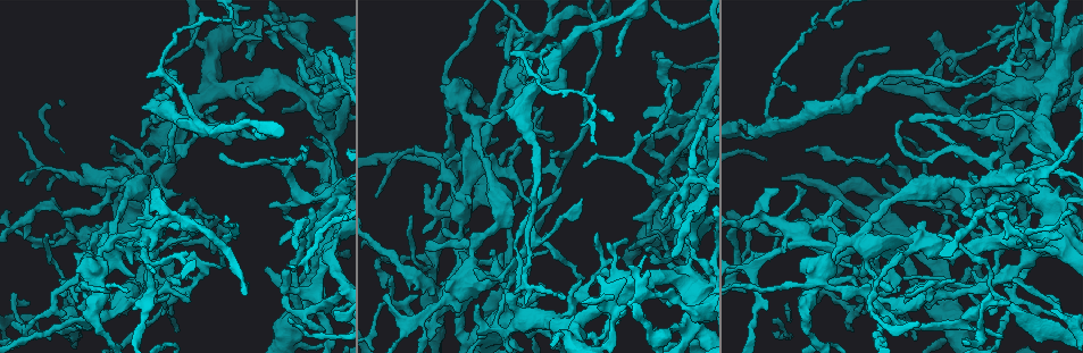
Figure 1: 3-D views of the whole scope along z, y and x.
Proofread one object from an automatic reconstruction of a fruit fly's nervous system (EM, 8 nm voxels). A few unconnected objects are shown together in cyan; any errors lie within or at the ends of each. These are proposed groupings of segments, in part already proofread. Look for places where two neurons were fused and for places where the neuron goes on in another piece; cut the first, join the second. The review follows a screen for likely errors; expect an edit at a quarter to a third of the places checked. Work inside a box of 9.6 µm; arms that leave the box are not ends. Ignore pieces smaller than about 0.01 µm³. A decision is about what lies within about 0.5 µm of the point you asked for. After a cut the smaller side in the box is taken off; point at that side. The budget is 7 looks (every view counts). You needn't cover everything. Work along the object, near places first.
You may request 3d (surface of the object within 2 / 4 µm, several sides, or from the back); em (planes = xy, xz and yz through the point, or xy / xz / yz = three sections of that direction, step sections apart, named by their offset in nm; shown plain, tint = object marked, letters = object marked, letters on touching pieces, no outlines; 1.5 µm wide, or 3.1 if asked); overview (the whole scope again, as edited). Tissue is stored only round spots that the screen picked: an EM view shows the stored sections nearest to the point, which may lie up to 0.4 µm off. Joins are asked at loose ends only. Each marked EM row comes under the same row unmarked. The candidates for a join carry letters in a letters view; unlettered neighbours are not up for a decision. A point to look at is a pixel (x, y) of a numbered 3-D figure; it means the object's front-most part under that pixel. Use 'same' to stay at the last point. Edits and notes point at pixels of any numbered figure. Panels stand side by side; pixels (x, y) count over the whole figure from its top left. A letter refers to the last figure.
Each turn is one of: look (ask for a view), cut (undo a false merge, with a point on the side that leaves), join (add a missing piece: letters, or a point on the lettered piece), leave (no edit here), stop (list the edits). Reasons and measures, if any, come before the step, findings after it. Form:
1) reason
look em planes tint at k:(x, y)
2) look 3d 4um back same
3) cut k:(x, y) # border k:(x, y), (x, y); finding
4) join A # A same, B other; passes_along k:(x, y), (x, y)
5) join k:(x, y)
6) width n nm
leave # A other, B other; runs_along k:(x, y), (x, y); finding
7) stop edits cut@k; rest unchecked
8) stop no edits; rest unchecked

an open end
look em xz step 8 tint at 1:(671, 255)

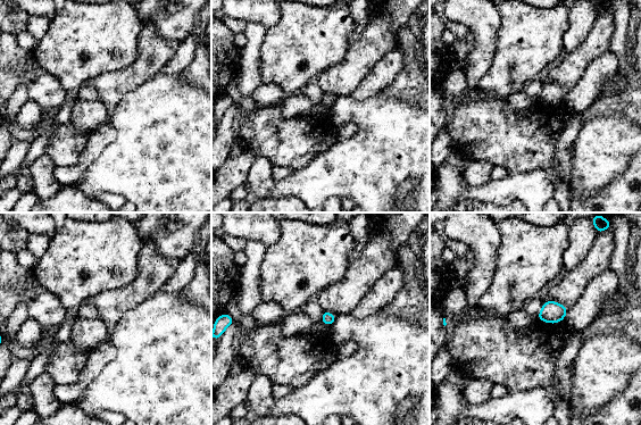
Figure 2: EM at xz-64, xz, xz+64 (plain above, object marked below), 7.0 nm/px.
cut it another way
look em planes letters same

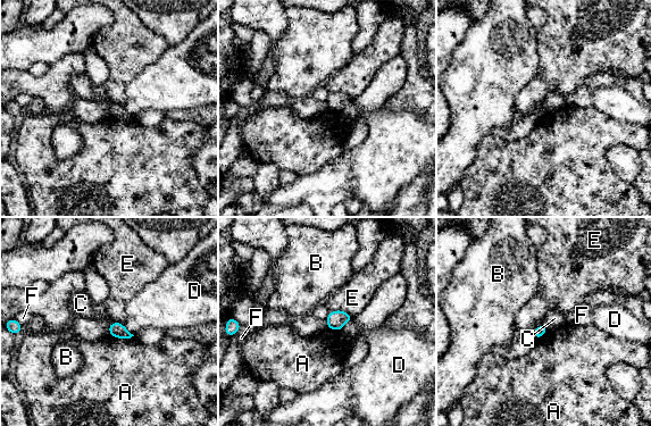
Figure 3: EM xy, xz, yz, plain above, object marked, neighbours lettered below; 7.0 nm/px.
longest_contact A 180 nm
leave # A other, B other, C other, D other, E other, F other; none of them fits

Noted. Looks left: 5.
branch stops here
look em yz step 8 letters at 1:(251, 60)

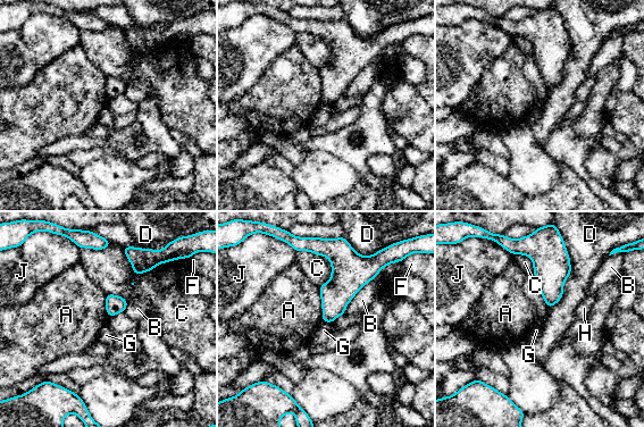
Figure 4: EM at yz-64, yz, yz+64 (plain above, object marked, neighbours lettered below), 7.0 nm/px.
another direction
look em planes letters same

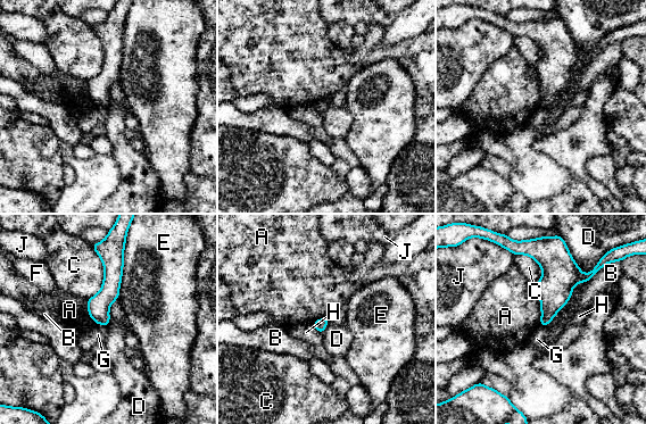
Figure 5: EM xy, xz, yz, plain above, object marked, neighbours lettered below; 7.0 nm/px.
leave # A other, B other, C other, D other, E other, F other, G other, H other, J other; border 5:(587, 281), (573, 287), (547, 326); none of them fits

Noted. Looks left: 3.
an open end
look em planes letters at 1:(248, 24)

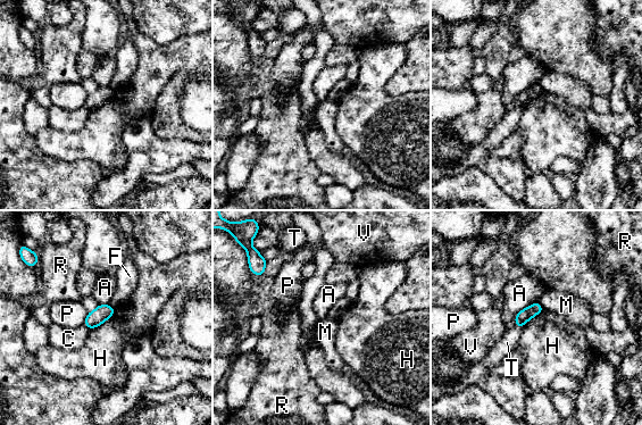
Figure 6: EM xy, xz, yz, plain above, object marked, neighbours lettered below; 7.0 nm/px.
leave # A other, C other, F other, H other, M other, P other, R other, T other, V other; no lettered piece goes on from it

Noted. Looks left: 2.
stop no edits; rest unchecked

